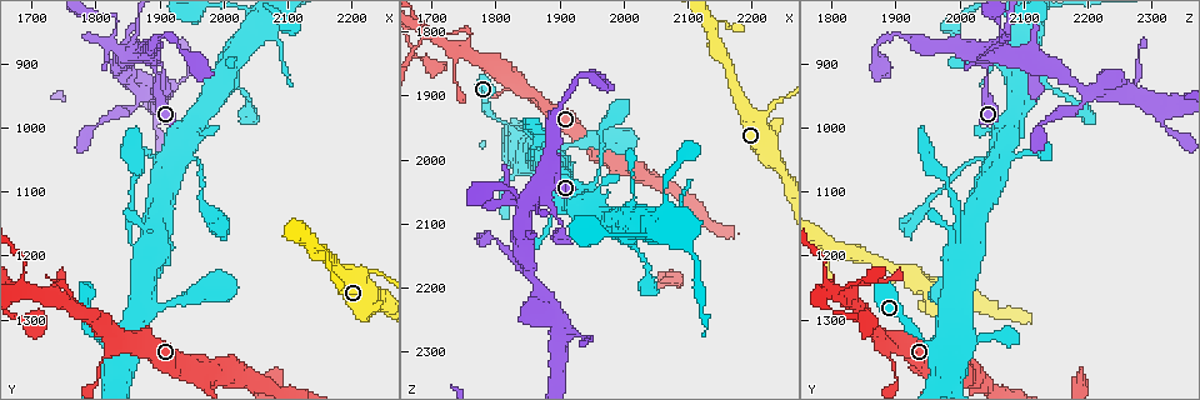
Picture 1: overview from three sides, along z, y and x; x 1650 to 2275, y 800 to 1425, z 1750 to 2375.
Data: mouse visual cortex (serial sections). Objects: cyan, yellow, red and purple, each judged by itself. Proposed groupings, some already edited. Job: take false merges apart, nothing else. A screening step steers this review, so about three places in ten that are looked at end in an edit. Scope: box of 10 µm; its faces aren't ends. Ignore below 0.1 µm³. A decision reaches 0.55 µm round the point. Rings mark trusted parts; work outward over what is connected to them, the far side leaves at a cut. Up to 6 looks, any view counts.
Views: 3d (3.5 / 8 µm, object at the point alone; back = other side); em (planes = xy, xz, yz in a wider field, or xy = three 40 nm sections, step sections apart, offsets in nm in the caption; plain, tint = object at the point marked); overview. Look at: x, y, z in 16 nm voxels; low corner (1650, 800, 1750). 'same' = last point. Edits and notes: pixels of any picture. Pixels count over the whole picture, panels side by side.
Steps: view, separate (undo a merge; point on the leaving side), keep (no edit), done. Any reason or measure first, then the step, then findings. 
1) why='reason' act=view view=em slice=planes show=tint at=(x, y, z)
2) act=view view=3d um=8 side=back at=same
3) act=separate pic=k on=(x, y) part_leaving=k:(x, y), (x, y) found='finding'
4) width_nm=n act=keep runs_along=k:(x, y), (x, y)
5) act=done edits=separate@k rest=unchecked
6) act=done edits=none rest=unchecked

why='thick turns thin' act=view view=3d um=3.5 at=(1860, 1185, 1995)

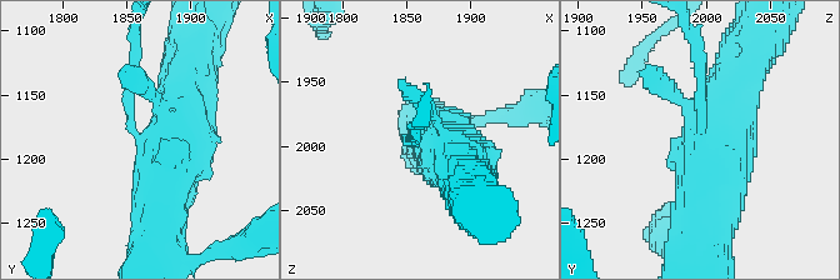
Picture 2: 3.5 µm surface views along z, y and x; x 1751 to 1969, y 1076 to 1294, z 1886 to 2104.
act=view view=em slice=planes show=tint at=(1862, 1182, 1998)

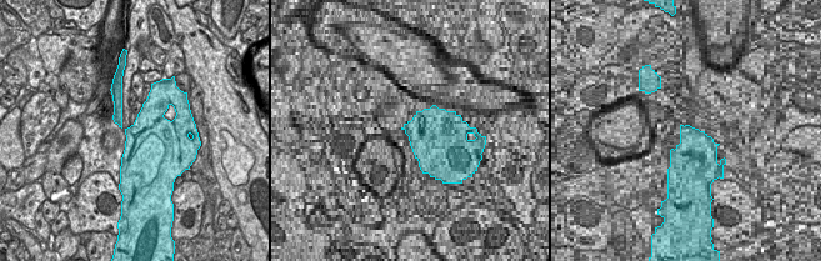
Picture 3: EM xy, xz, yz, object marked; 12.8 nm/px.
act=keep runs_along=2:(701, 236), (736, 79) found='all the same cell'

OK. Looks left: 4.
why='four arms meet' act=view view=3d um=3.5 at=(1695, 1255, 1805)

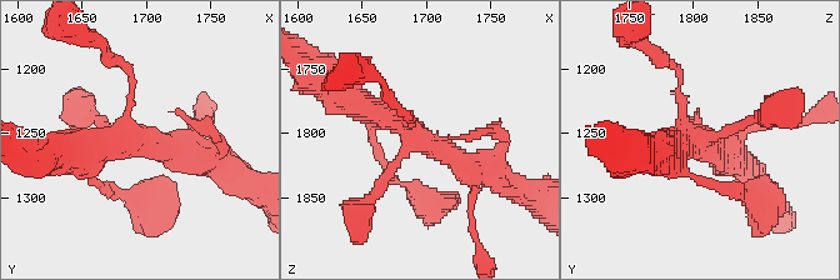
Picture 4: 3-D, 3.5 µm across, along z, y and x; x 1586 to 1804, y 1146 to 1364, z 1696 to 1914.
arms=4 arm_widths_nm=100,150,250,400 act=view view=em slice=xy step=1 show=tint at=(1692, 1256, 1804)

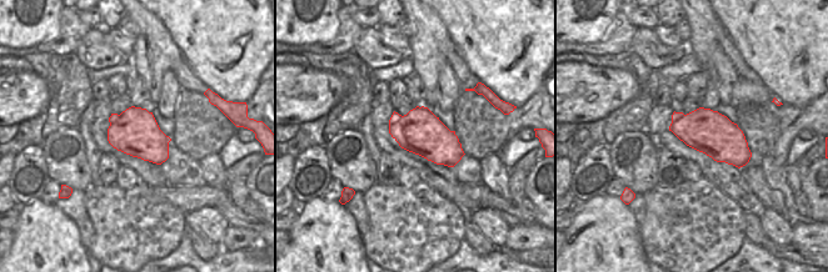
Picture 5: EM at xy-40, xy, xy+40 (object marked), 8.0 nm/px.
act=view view=em slice=xy step=2 show=tint at=same

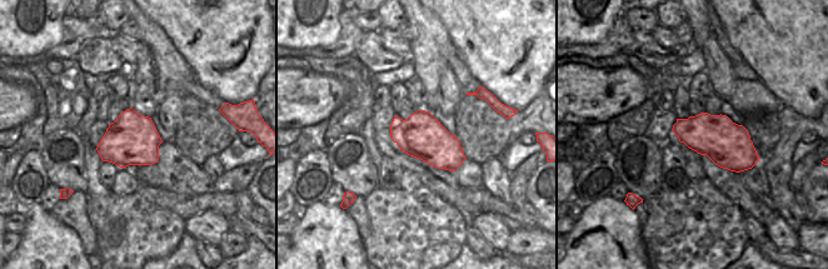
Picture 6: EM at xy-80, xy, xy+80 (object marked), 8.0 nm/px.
act=keep runs_along=4:(486, 170), (395, 119), (371, 115), (371, 135) found='one cell here'

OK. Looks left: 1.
act=done edits=none rest=unchecked

